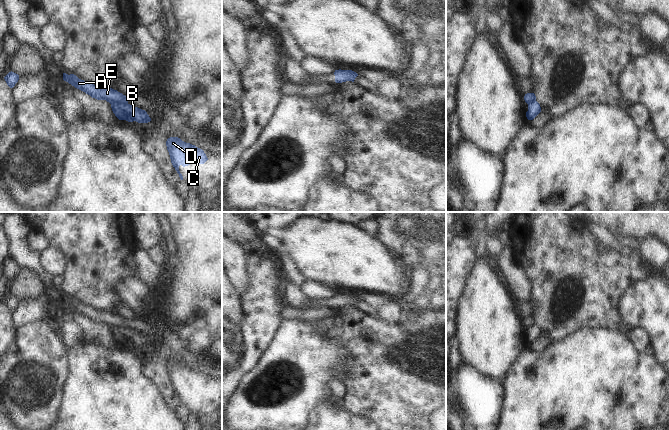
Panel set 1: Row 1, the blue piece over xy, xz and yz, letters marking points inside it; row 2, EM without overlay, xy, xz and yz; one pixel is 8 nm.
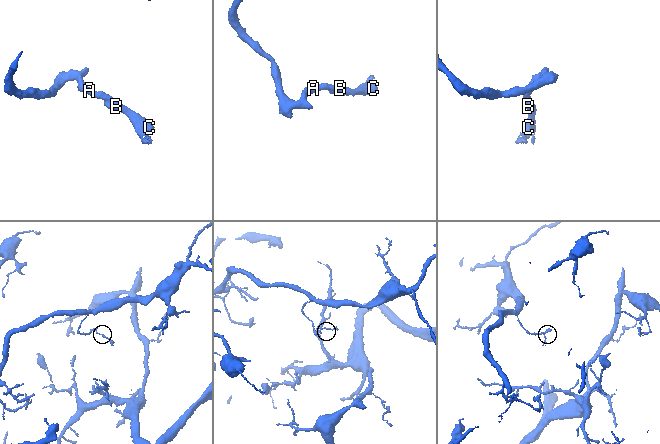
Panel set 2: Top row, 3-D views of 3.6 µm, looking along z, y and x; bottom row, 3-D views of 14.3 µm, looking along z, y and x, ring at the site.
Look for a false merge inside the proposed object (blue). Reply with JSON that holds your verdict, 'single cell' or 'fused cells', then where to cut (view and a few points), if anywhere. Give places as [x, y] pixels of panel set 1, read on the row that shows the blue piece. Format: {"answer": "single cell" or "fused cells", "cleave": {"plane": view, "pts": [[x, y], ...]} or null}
{"answer": "fused cells", "cleave": {"plane": "xy", "pts": [[127, 102], [111, 104]]}}

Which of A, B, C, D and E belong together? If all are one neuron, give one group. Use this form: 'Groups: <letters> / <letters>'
Groups: A E / B C D

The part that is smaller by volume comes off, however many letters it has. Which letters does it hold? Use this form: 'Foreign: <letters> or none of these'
Foreign: B, C, D

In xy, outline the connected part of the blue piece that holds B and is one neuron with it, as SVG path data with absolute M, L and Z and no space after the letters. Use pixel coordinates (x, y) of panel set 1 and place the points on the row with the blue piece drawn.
M113 103L111 104L111 108L119 120L126 120L128 122L136 121L138 123L148 123L151 121L151 118L145 110L132 106L128 103Z

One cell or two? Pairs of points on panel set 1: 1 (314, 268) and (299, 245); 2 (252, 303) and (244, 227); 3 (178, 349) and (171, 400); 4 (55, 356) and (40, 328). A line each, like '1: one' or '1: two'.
1: one
2: two
3: one
4: one

